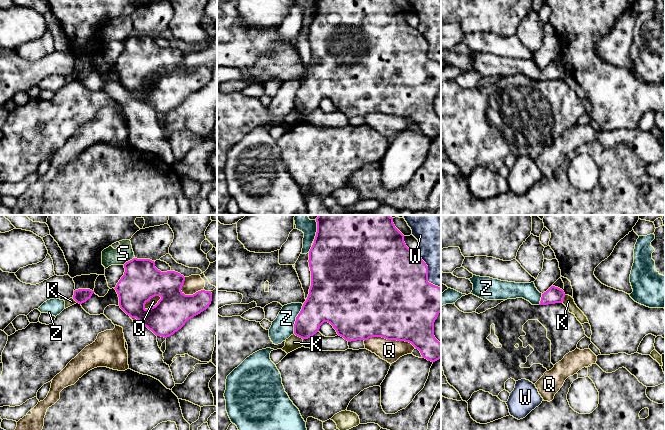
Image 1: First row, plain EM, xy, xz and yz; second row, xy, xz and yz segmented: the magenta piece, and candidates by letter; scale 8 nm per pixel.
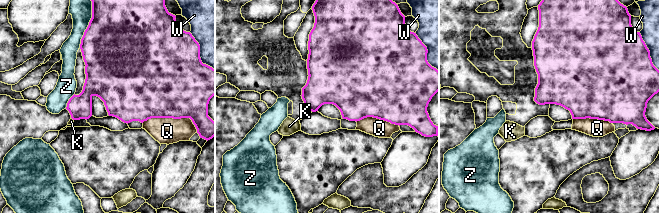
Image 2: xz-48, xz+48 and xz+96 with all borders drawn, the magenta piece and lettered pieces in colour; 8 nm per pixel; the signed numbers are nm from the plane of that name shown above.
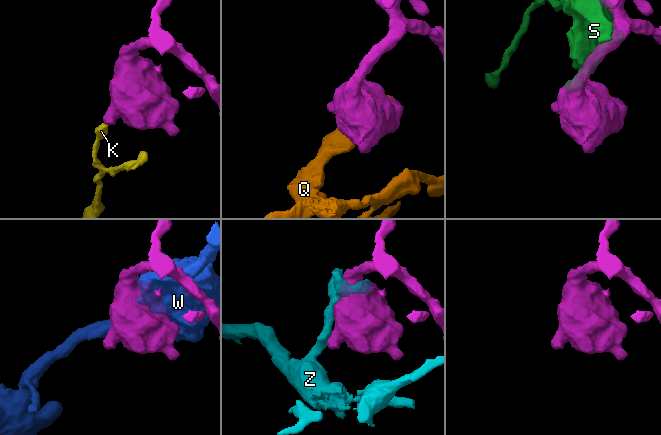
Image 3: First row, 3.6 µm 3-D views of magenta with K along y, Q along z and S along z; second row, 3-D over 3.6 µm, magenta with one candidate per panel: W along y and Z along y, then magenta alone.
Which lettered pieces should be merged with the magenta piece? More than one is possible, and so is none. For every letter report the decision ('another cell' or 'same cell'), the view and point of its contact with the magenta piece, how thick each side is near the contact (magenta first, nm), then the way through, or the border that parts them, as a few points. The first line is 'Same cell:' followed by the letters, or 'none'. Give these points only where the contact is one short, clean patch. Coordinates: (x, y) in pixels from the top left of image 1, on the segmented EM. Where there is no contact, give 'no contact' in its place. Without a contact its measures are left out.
Same cell: none
K: another cell; contact xz (299, 336); calibres 240 and 120 nm; border xz (294, 333), (303, 339)
Q: another cell; contact xz (390, 339); calibres 500 and 180 nm
S: another cell; contact xy (128, 261); calibres 300 and 150 nm
W: another cell; contact xz (427, 273); calibres 500 and 360 nm
Z: another cell; contact xz (296, 319); calibres 280 and 180 nm

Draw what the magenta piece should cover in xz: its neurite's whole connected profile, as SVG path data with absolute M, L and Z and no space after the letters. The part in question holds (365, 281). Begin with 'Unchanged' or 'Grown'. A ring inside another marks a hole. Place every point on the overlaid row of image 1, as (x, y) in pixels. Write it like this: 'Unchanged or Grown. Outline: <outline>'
Unchanged. Outline: M318 215L316 218L317 232L314 243L309 251L309 267L311 271L311 286L309 294L294 324L294 334L308 339L316 334L324 322L330 323L337 334L348 342L368 340L372 337L382 337L387 340L405 341L418 349L423 358L435 362L441 358L441 343L434 336L434 322L441 312L441 288L428 282L428 266L418 255L411 251L404 242L404 235L395 227L393 218L389 215Z

